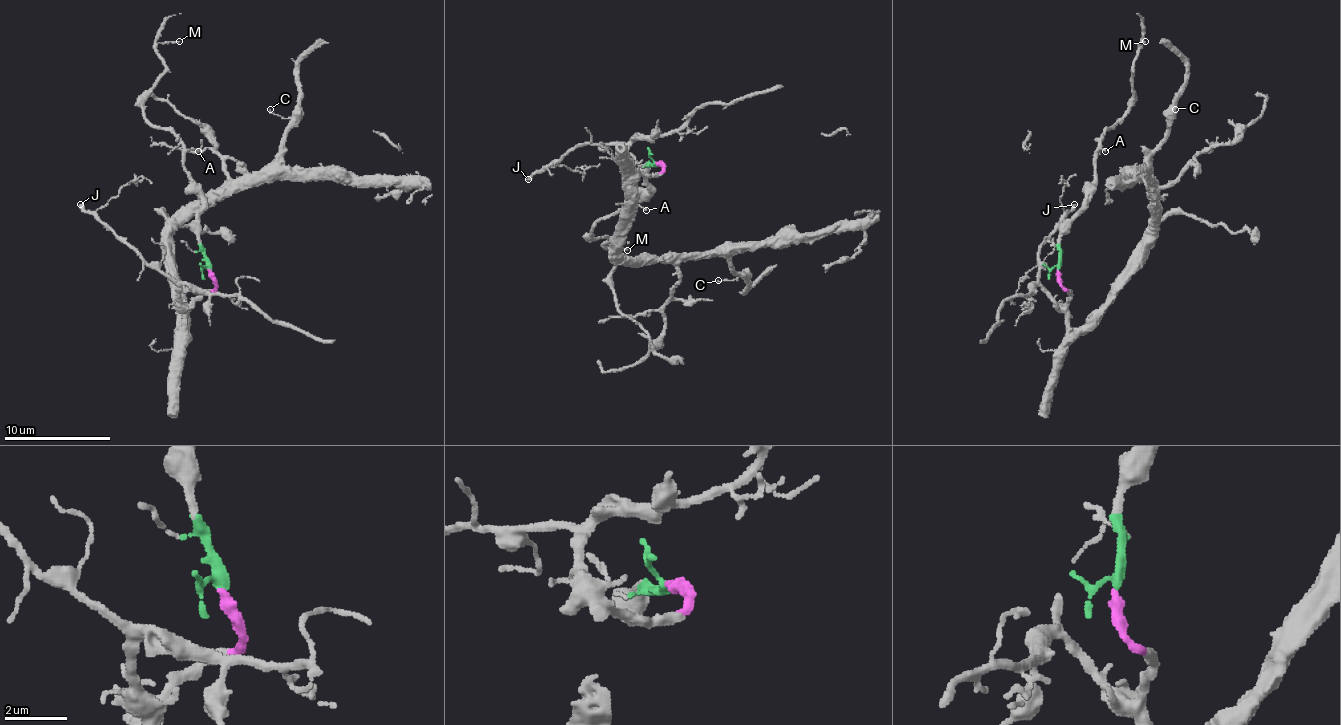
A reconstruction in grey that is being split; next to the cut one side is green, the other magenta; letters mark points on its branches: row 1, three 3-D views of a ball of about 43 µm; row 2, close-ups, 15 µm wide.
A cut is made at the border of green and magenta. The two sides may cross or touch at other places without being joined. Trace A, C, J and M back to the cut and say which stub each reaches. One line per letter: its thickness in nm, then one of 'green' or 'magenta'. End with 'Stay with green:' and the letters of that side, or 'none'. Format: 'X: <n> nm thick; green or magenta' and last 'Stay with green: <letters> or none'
A: 130 nm thick; green
C: 90 nm thick; magenta
J: 260 nm thick; magenta
M: 120 nm thick; green
Stay with green: A, M

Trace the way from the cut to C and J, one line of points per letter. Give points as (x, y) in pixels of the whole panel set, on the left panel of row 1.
C: (209, 269), (215, 287), (188, 311), (185, 327), (172, 234), (276, 157), (289, 120), (270, 110)
J: (209, 269), (215, 285), (212, 290), (185, 306), (172, 282), (79, 205)

